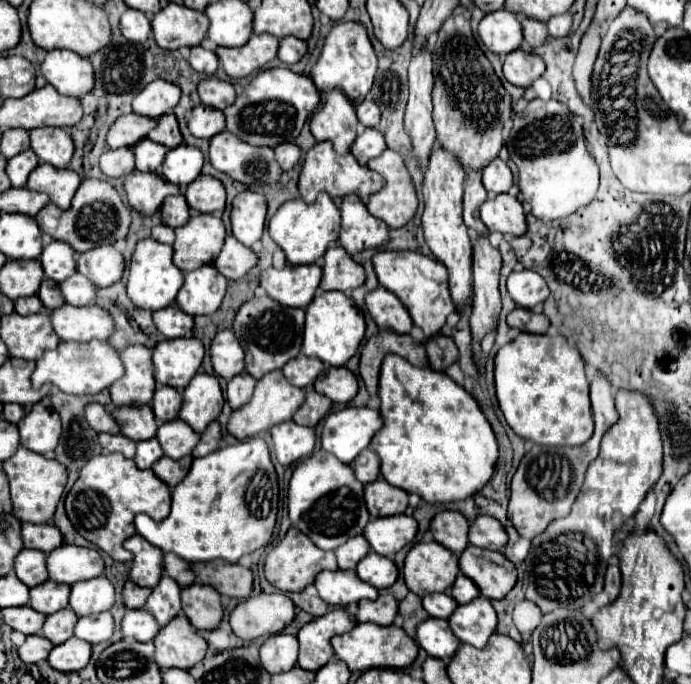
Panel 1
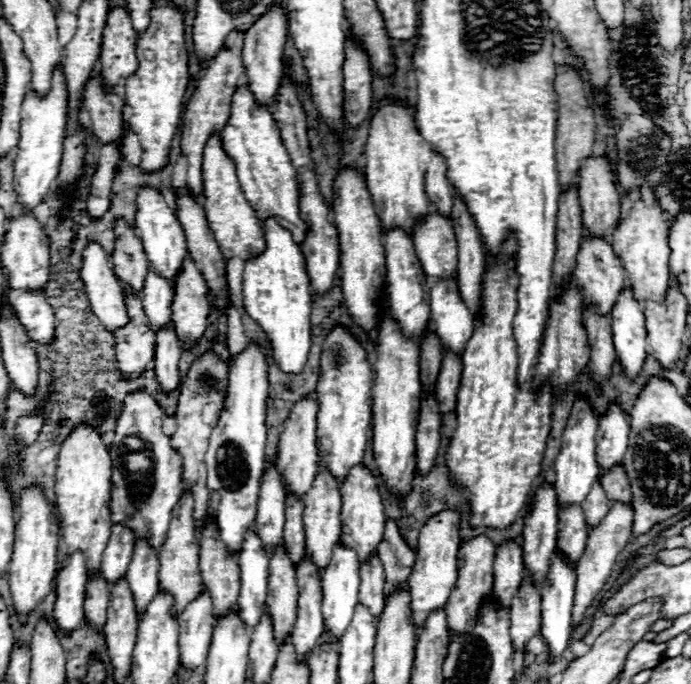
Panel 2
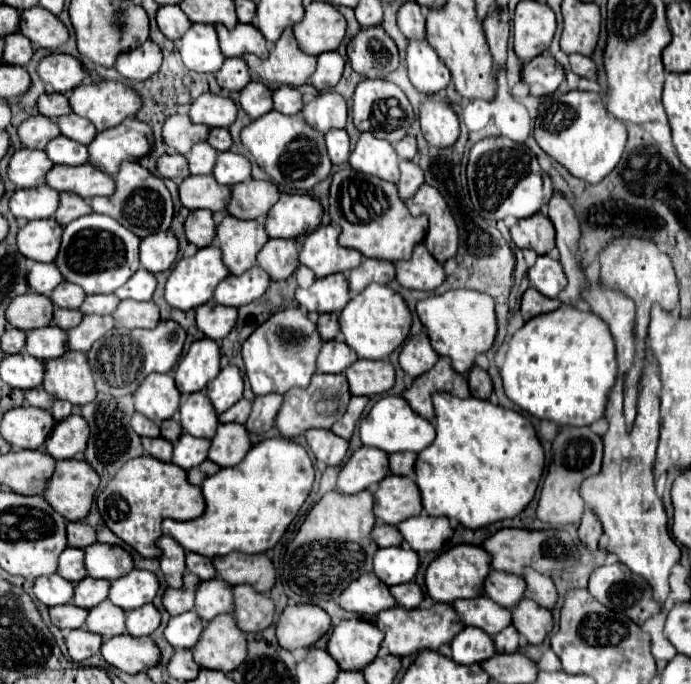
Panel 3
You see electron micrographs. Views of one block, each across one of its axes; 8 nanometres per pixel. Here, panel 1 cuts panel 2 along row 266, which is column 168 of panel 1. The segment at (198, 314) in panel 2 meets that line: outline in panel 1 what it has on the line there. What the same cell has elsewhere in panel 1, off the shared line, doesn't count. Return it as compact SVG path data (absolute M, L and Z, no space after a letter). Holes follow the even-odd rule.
M130 172L124 178L124 188L126 188L126 196L128 196L128 204L142 212L142 214L154 214L156 210L160 210L162 202L168 196L180 194L180 188L172 182L168 182L164 176L156 174L156 172Z

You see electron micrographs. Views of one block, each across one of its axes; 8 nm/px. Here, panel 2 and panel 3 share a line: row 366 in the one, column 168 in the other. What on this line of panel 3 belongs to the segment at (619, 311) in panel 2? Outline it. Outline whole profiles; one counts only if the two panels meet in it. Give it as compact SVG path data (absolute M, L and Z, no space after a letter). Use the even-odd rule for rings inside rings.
M184 612L180 616L170 618L164 636L174 648L192 648L200 640L204 630L204 622L196 612Z

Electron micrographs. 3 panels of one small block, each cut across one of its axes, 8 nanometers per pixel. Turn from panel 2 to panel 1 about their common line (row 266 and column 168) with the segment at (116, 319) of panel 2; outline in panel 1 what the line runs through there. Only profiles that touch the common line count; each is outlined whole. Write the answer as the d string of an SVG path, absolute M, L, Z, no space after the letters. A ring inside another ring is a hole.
M156 80L150 82L132 102L132 108L140 116L148 116L152 120L158 120L160 116L174 110L174 106L180 102L180 88L172 82Z

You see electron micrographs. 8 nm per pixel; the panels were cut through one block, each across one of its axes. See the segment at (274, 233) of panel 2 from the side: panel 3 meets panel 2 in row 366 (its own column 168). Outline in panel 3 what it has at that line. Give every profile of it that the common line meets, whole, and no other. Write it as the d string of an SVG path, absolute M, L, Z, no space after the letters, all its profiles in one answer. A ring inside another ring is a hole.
M208 246L208 248L200 248L192 258L182 258L174 272L170 274L168 282L166 282L166 302L172 306L172 308L178 308L178 310L192 310L192 308L198 308L202 304L206 304L212 296L214 296L214 290L216 286L228 276L228 268L224 266L222 258L220 258L220 250L216 246Z

